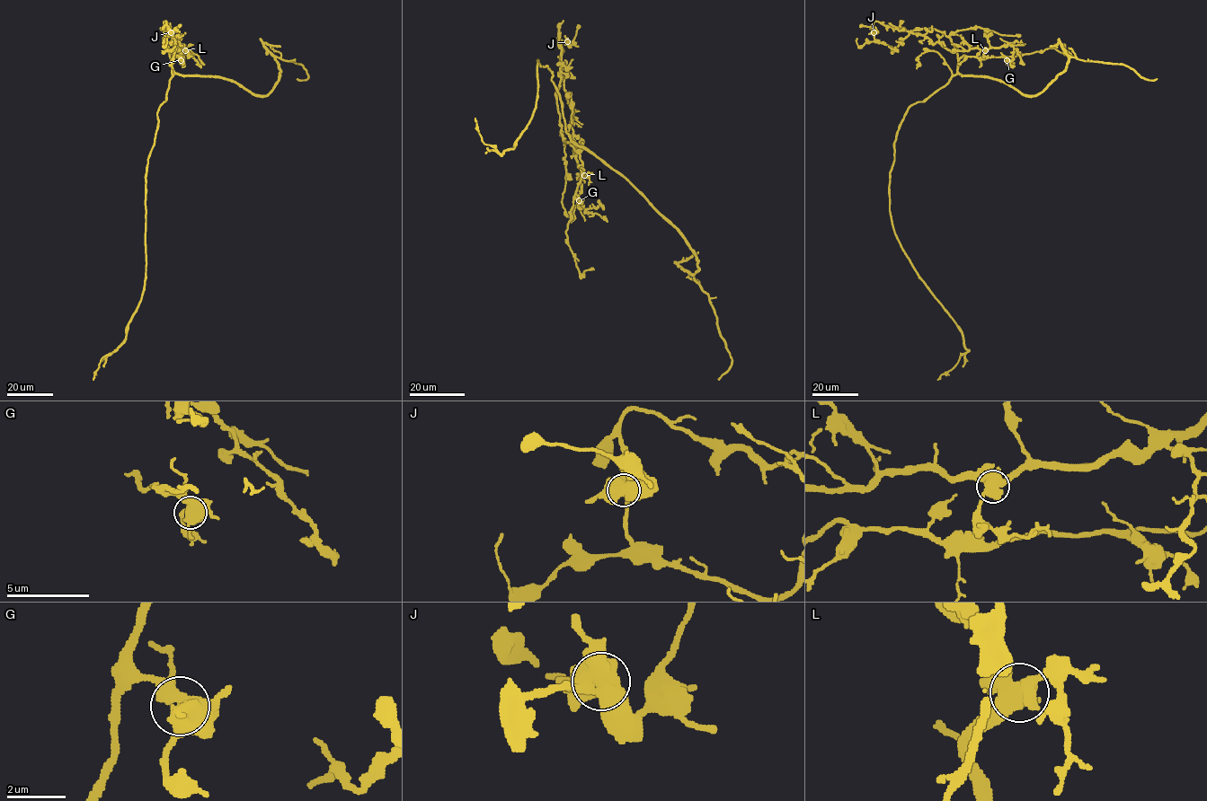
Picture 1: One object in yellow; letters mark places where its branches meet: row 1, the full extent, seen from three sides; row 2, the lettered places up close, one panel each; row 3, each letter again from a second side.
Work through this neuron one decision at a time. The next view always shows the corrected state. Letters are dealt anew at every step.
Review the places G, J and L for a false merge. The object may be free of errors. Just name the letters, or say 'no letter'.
J

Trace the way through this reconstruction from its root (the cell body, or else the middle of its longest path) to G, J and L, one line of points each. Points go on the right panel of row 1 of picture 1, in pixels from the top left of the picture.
G: (936, 90), (957, 73), (957, 60), (963, 56), (982, 58), (1003, 57), (1007, 60)
J: (936, 90), (957, 73), (956, 48), (949, 38), (932, 28), (915, 29), (892, 48), (879, 43), (874, 32)
L: (936, 90), (957, 73), (951, 39), (915, 29), (892, 48), (874, 38), (874, 22), (953, 51), (985, 50)

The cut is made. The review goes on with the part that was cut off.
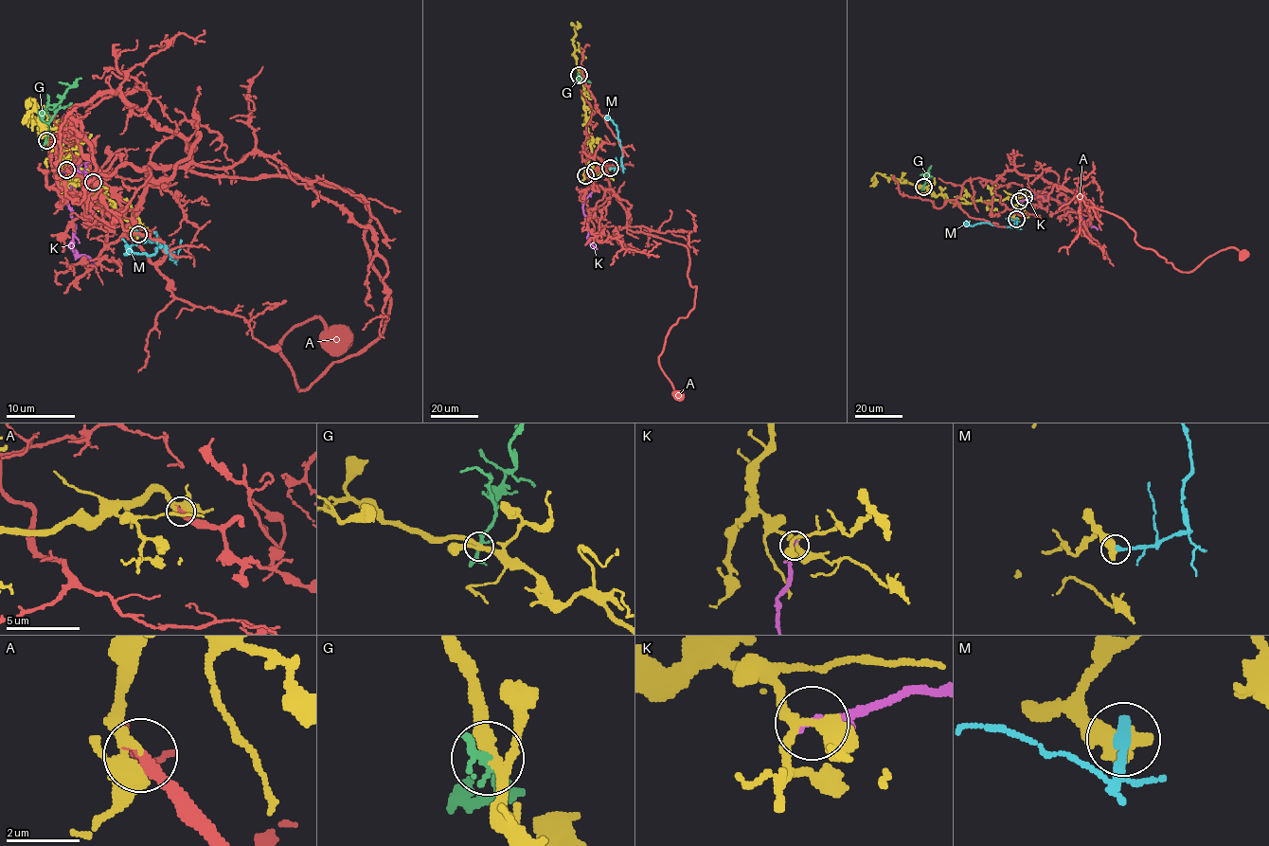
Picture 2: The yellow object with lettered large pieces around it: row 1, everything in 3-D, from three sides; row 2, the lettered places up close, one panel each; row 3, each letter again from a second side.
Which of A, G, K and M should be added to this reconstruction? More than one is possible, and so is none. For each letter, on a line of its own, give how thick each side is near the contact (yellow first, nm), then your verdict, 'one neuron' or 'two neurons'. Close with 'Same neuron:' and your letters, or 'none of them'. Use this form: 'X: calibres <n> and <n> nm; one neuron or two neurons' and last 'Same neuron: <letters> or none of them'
A: calibres 440 and 360 nm; one neuron
G: calibres 280 and 190 nm; two neurons
K: calibres 300 and 200 nm; two neurons
M: calibres 650 and 420 nm; two neurons
Same neuron: A

